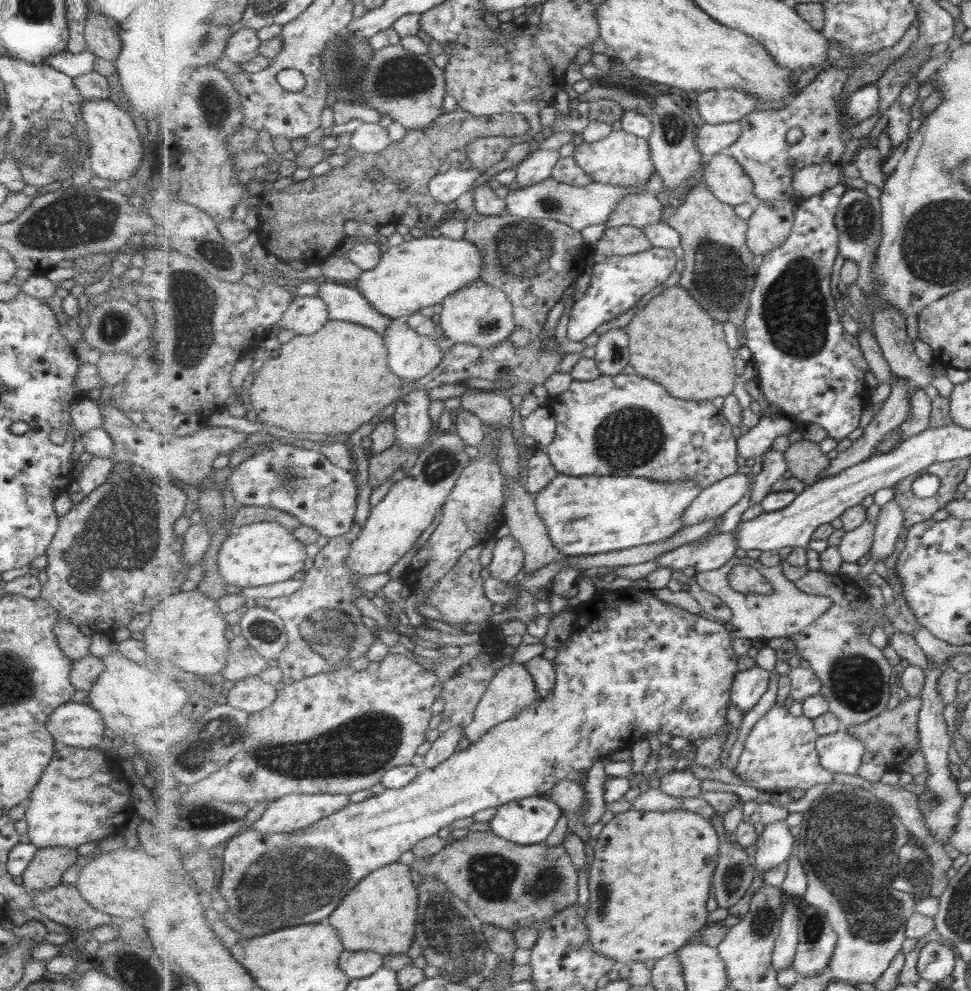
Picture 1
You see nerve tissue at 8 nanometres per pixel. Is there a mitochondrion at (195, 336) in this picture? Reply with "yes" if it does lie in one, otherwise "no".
yes

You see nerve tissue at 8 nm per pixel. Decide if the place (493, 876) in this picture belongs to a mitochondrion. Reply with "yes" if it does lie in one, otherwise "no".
yes

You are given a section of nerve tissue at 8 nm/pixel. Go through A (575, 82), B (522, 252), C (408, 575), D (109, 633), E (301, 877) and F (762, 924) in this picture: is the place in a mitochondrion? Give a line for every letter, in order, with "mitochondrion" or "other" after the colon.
A: other
B: mitochondrion
C: other
D: other
E: mitochondrion
F: mitochondrion

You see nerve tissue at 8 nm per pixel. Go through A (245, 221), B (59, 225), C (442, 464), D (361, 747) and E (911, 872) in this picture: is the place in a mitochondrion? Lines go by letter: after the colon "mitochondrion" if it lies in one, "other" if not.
A: other
B: mitochondrion
C: mitochondrion
D: mitochondrion
E: mitochondrion

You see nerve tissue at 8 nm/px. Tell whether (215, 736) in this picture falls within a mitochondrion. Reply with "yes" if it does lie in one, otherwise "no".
yes

